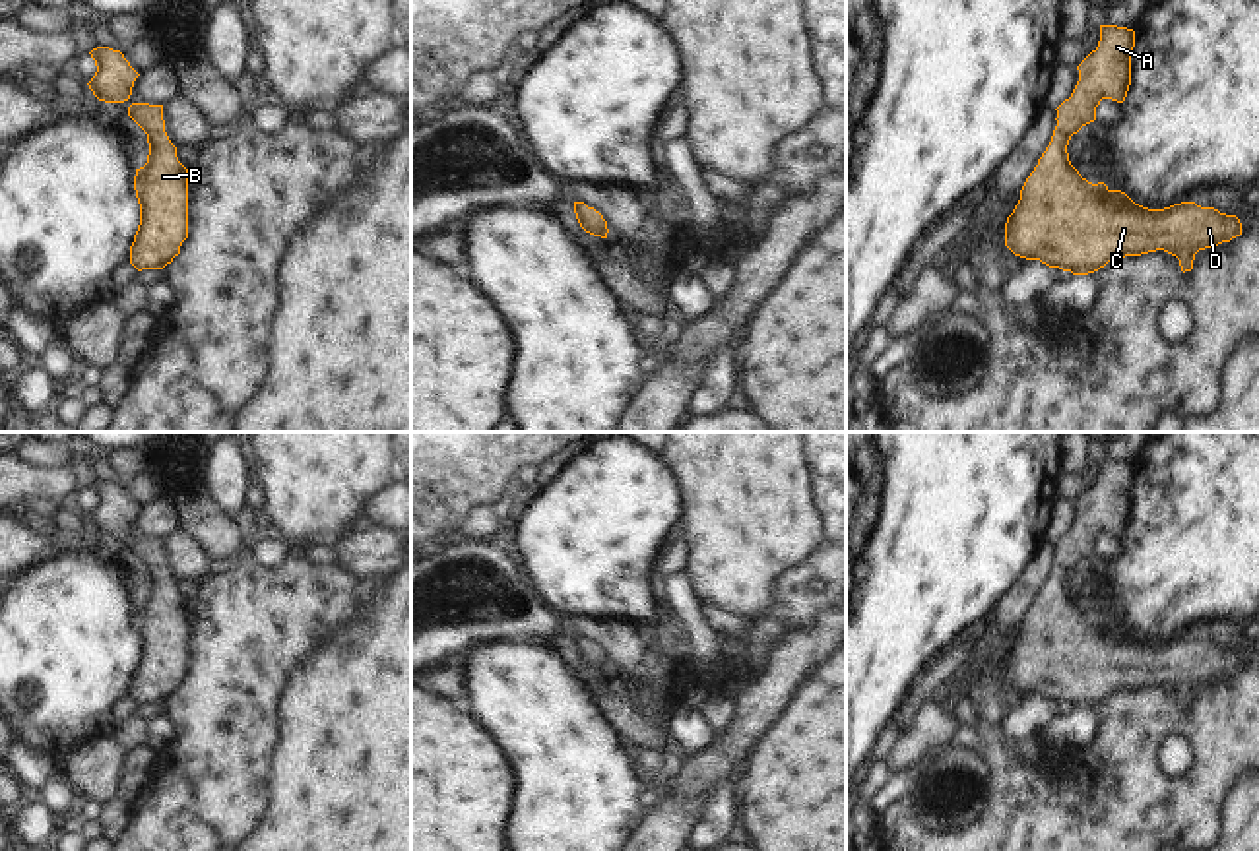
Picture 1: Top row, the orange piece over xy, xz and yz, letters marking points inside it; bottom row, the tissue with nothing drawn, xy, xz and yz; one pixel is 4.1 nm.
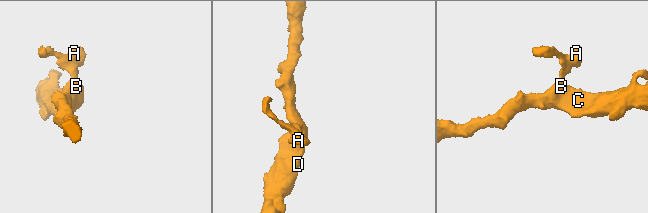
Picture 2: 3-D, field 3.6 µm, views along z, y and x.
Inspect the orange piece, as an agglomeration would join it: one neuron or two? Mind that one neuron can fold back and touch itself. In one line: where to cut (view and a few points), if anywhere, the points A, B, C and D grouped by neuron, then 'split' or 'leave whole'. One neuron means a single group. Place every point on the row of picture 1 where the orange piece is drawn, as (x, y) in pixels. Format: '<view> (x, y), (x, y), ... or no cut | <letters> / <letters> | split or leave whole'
no cut | A B C D | leave whole

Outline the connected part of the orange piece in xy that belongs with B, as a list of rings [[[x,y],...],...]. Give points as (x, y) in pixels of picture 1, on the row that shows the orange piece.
[[[132,103],[128,116],[147,134],[147,163],[136,169],[134,190],[140,225],[130,246],[130,264],[163,269],[188,238],[188,169],[165,132],[163,105]]]

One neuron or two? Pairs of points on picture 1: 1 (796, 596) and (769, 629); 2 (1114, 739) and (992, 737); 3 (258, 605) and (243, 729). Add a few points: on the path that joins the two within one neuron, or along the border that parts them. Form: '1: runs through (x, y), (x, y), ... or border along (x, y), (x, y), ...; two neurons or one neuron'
1: border along (765, 615), (776, 617), (788, 629); two neurons
2: runs through (1102, 778), (1095, 786), (1033, 786), (1023, 776); one neuron
3: runs through (245, 636), (243, 698); one neuron

